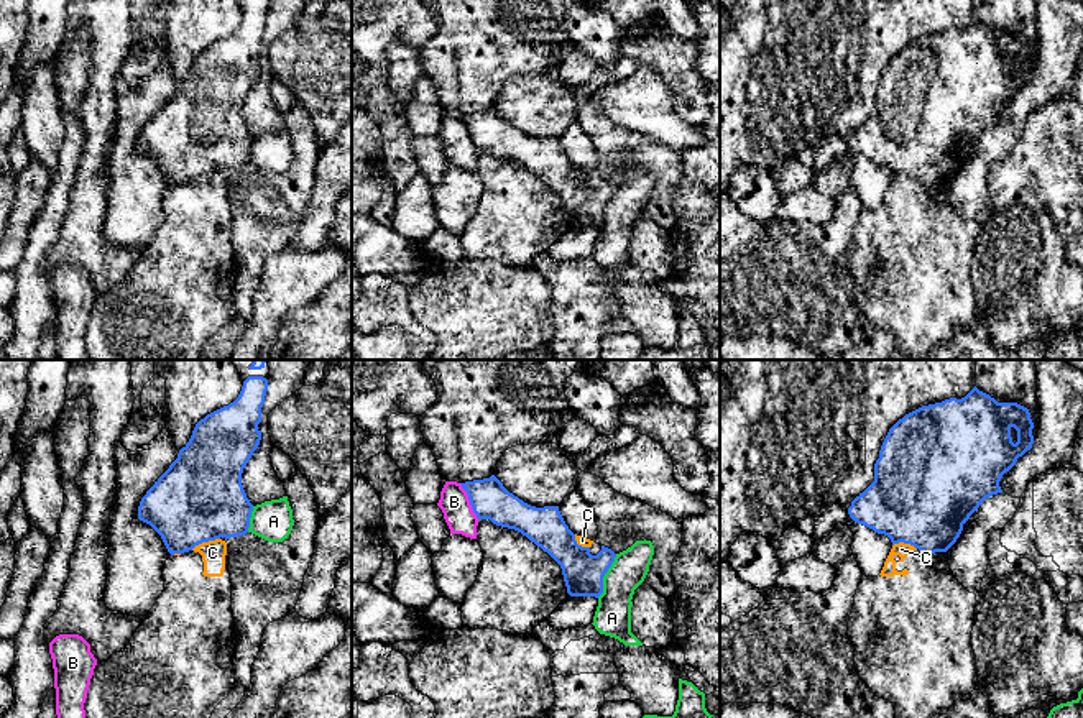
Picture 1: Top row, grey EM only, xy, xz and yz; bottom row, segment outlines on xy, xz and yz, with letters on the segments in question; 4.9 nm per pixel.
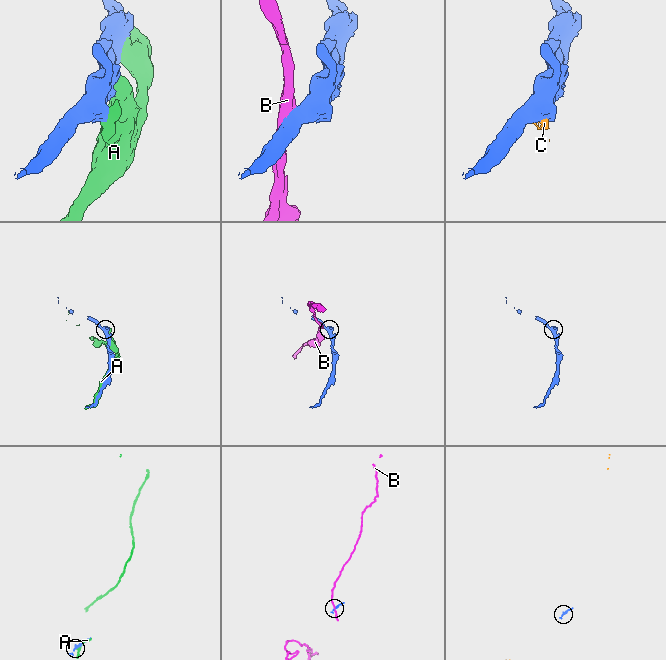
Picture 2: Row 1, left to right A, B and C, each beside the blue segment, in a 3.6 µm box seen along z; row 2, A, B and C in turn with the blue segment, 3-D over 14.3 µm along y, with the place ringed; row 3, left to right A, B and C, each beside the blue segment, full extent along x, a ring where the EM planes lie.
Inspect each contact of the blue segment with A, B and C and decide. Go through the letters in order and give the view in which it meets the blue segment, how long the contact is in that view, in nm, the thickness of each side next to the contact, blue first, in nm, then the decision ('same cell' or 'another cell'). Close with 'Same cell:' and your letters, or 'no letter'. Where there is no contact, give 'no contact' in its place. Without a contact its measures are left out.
A: meets blue in xz; contact 240 nm long; 190 nm thick on the blue side, 180 nm on the other; another cell
B: meets blue in xz; contact 200 nm long; 190 nm thick on the blue side, 150 nm on the other; another cell
C: meets blue in xy; contact 160 nm long; 420 nm thick on the blue side, 120 nm on the other; another cell
Same cell: no letter

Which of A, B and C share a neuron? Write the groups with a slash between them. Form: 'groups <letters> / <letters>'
groups A / B / C

